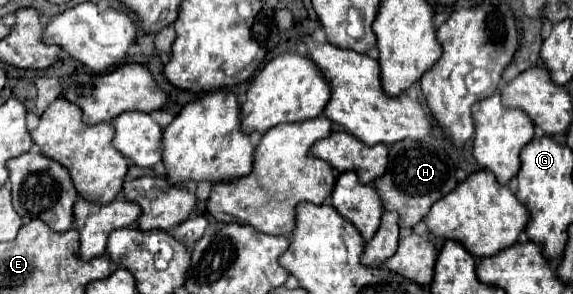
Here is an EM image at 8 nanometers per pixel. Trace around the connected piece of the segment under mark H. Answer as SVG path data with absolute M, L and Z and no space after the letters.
M403 140L389 148L389 166L387 172L375 180L375 188L383 200L385 210L399 212L401 228L417 226L427 214L429 208L447 196L457 186L455 166L445 152L435 150L431 144Z

